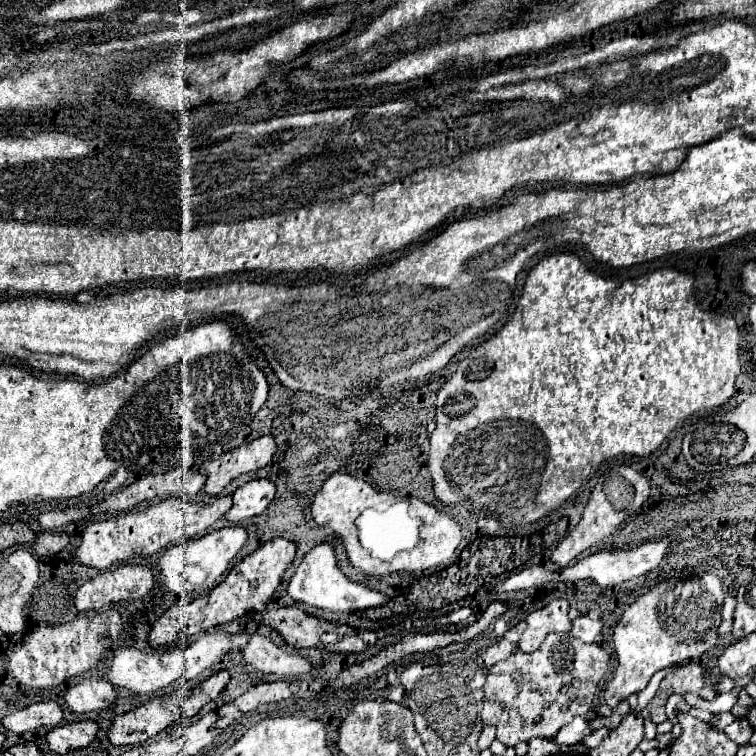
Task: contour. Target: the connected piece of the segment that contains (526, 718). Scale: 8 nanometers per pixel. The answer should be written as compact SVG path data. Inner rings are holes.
M548 634L544 644L532 652L524 654L520 650L512 652L504 662L494 664L488 672L488 680L484 686L484 708L482 708L482 722L494 724L498 728L496 738L504 742L506 746L514 746L520 740L530 740L534 736L552 736L558 732L558 728L566 722L572 722L576 716L588 716L594 692L598 688L598 682L608 672L608 654L602 652L598 644L584 644L582 640L576 640L570 634Z

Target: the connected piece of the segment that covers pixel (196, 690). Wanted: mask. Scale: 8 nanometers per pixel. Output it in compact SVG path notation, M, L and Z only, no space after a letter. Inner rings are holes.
M220 670L218 674L210 676L208 680L204 680L202 684L194 686L192 690L176 690L174 694L168 694L168 696L160 696L160 698L154 698L150 702L146 702L146 710L144 706L142 708L134 708L126 714L120 714L114 718L112 726L108 728L108 740L110 744L124 744L124 746L132 746L132 744L138 744L138 742L146 742L148 738L152 738L154 734L158 734L160 730L164 730L166 726L170 726L172 722L180 720L180 718L192 718L194 714L200 712L200 708L204 704L208 704L210 700L214 700L228 684L230 680L230 674L228 670Z

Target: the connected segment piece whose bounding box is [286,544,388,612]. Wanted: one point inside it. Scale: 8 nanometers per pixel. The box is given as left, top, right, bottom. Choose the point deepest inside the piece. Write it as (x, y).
(317, 581)

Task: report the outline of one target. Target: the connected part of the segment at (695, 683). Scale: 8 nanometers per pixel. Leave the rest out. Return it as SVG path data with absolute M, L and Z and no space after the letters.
M696 662L682 664L660 682L660 688L658 688L656 696L650 700L650 704L658 702L658 706L666 708L666 702L668 702L670 694L687 692L699 694L700 690L702 690L702 684L710 684L714 688L712 682L716 682L716 680L720 682L718 692L728 692L732 688L732 680L726 678L726 676L718 676L718 674L702 668Z

